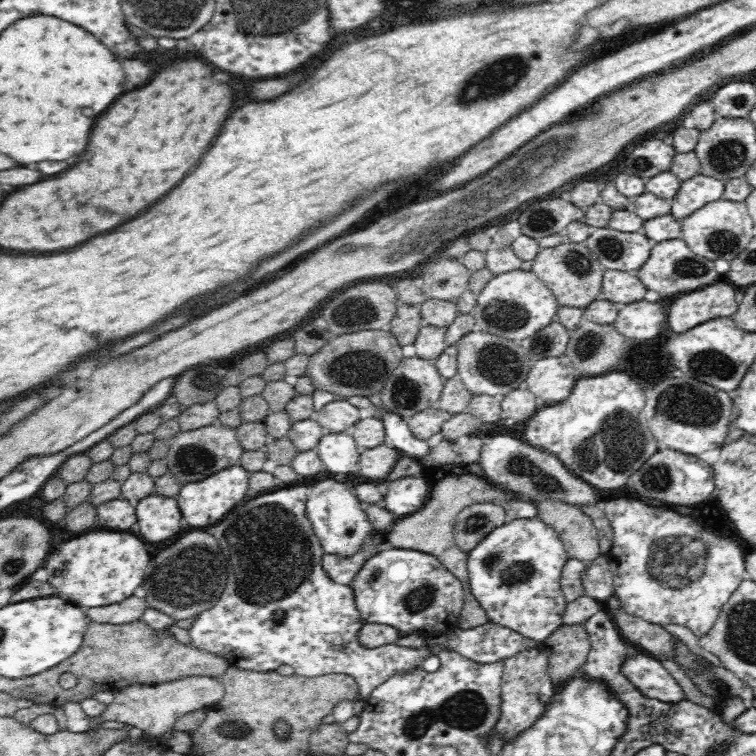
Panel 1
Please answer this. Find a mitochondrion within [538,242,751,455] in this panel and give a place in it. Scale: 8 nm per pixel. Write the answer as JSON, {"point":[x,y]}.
{"point":[692,404]}

